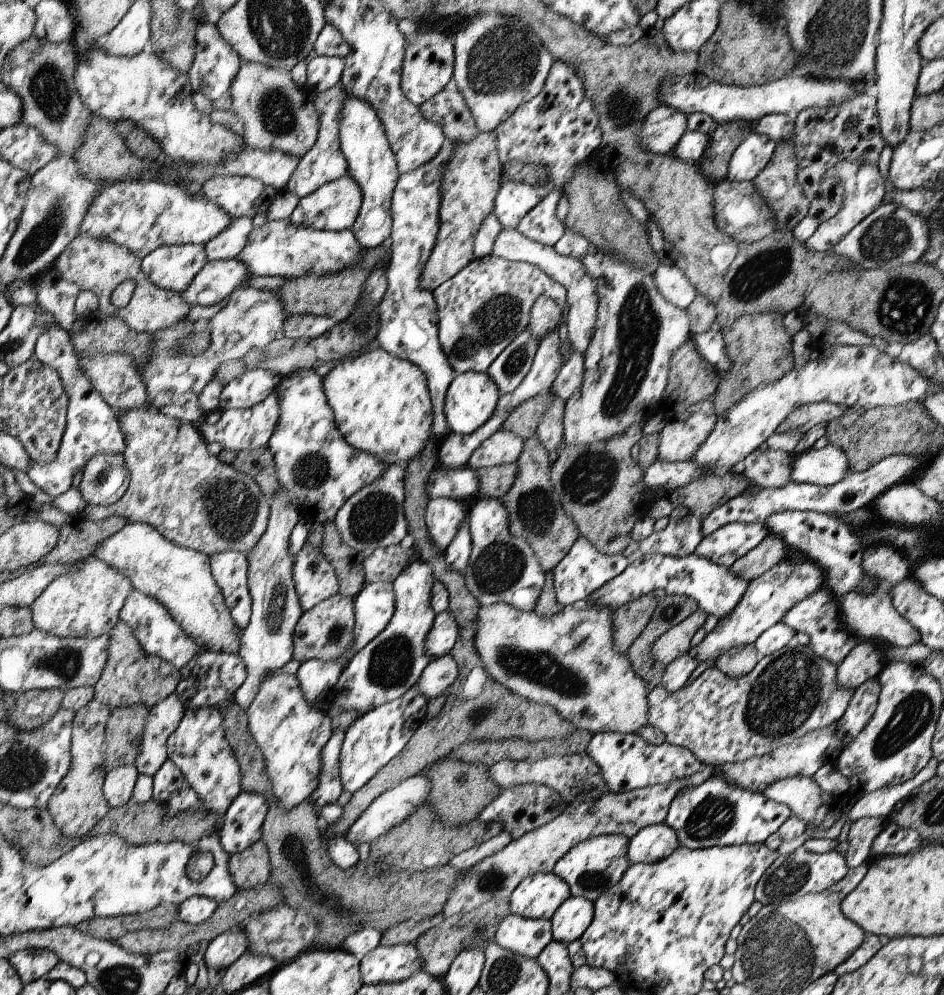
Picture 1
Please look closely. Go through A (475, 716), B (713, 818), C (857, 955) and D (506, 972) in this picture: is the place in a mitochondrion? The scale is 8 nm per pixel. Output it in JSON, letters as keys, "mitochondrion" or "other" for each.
{"A":"mitochondrion","B":"mitochondrion","C":"other","D":"mitochondrion"}

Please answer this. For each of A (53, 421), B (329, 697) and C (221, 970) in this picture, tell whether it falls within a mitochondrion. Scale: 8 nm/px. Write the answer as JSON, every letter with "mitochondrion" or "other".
{"A":"other","B":"other","C":"other"}

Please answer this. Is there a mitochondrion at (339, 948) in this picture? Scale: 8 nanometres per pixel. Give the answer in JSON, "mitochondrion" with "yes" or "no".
{"mitochondrion":"no"}

